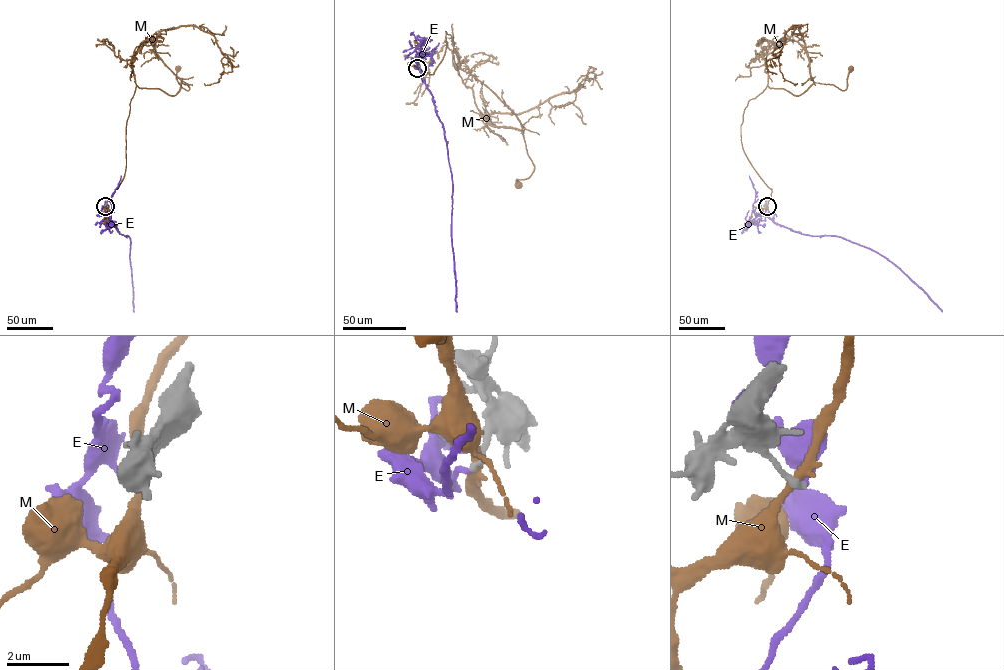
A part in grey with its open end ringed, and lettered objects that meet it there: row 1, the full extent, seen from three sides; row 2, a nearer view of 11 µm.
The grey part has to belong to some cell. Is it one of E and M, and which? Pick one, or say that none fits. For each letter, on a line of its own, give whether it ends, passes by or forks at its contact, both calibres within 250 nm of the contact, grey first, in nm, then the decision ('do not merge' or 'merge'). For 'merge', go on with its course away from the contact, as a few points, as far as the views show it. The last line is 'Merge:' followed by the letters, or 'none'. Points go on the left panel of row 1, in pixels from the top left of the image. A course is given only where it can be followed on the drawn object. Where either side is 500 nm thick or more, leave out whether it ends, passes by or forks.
E: it ends there; 200 nm thick on the grey side, 160 nm on the other; merge; it runs (105, 206), (109, 223), (120, 234), (130, 238), (134, 312)
M: it passes by; 220 nm thick on the grey side, 280 nm on the other; do not merge
Merge: E

